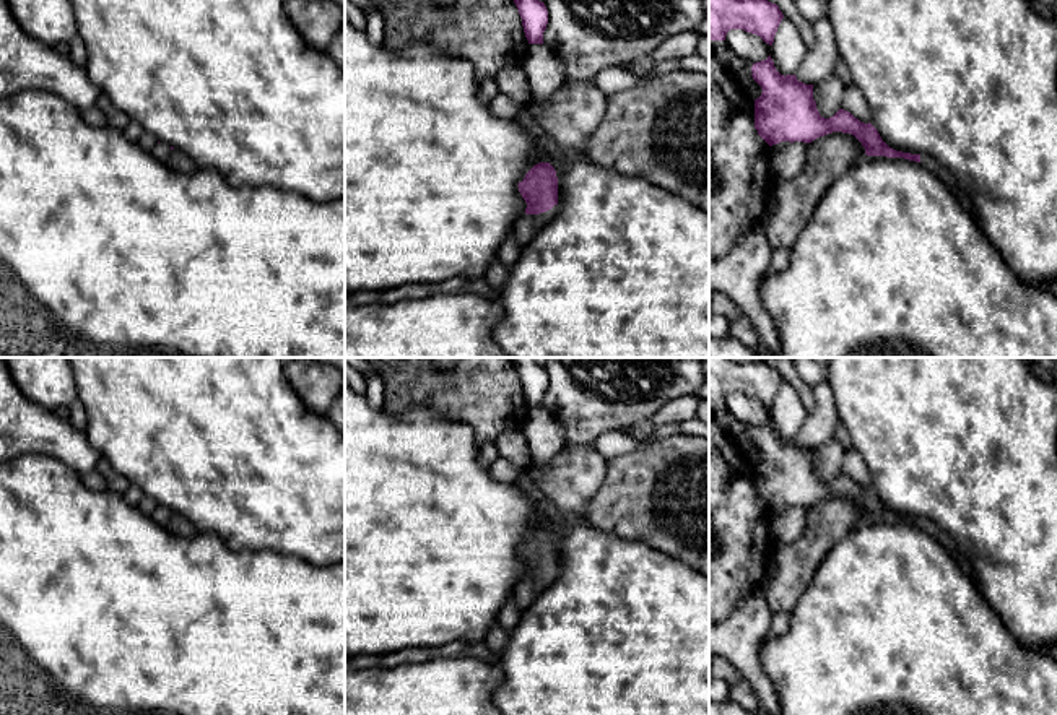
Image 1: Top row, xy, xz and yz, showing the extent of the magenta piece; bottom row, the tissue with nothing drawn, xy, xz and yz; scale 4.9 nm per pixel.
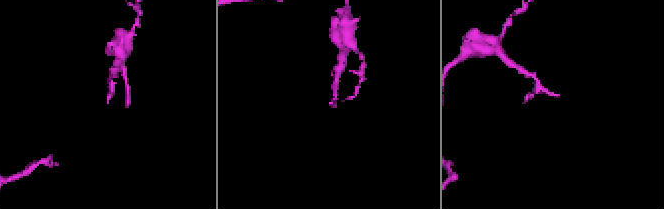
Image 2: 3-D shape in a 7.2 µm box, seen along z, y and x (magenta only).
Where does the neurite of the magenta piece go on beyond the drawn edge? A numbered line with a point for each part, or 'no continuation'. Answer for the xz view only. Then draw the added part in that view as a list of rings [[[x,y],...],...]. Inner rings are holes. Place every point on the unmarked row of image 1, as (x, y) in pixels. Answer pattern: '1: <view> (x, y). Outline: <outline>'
1: xz (526, 592). Outline: [[[555,569],[551,574],[540,578],[524,577],[514,590],[517,609],[524,613],[535,601],[535,598],[558,578],[558,575],[559,569]]]

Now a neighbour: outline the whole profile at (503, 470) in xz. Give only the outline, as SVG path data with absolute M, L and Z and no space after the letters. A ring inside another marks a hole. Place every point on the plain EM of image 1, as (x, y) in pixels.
M498 457L494 463L491 463L489 473L493 479L502 483L515 483L520 476L520 471L509 460L501 457Z

